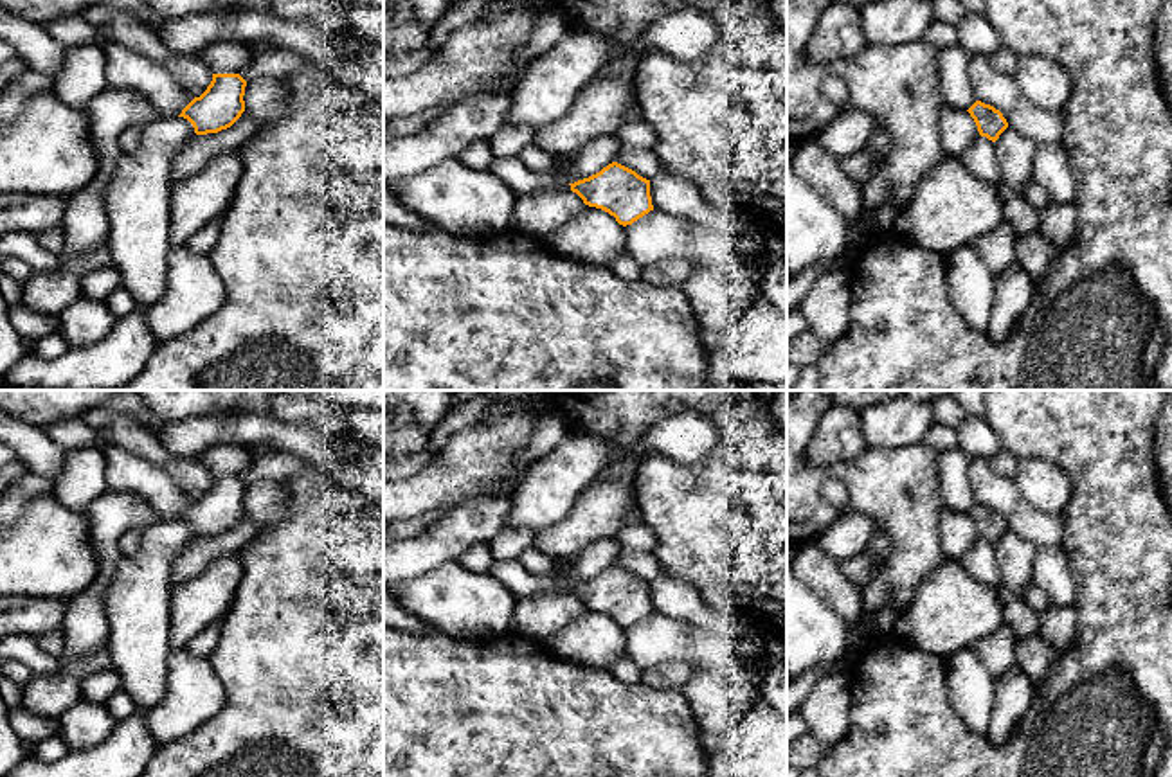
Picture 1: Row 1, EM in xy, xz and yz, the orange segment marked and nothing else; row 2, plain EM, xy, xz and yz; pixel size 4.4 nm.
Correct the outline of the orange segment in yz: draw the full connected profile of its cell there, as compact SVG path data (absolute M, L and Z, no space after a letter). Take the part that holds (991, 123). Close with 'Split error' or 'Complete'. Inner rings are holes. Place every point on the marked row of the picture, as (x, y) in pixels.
M976 101L967 112L974 119L979 135L987 137L992 142L996 142L999 135L1008 128L1008 122L1003 113L981 101Z. Complete

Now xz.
M518 156L493 158L488 169L511 189L515 198L536 191L572 191L585 205L609 212L623 227L654 210L650 180L618 162L574 183L562 183L554 171L529 171Z. Split error

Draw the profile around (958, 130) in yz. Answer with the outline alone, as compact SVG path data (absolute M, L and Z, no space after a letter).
M943 104L940 115L942 147L952 158L963 160L979 137L978 126L967 110Z

